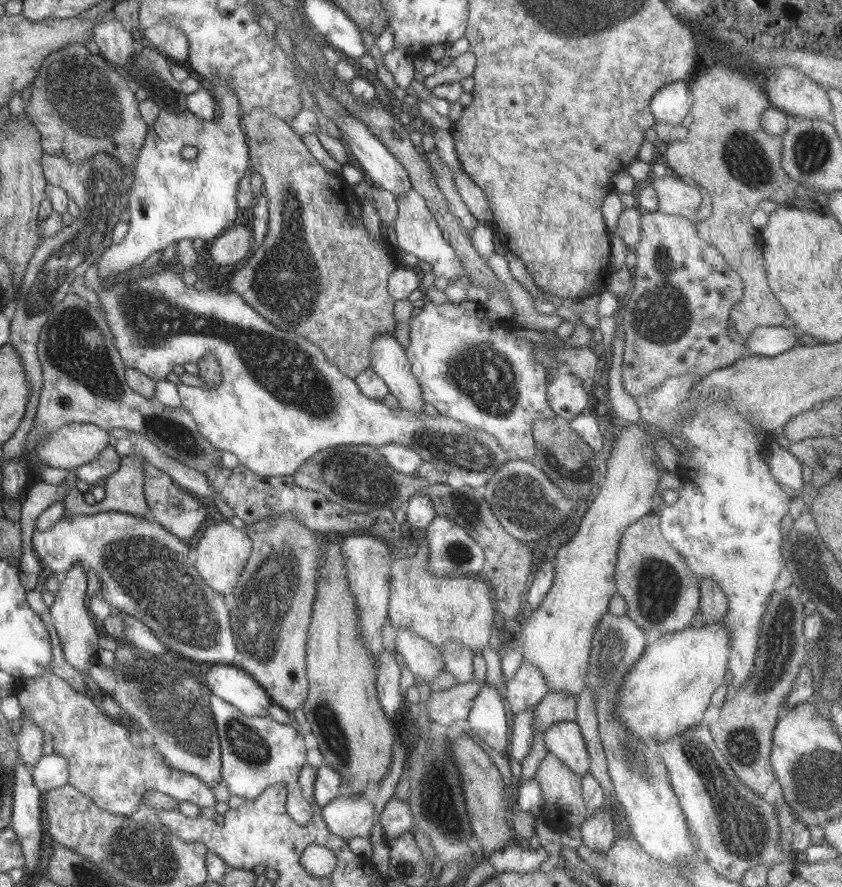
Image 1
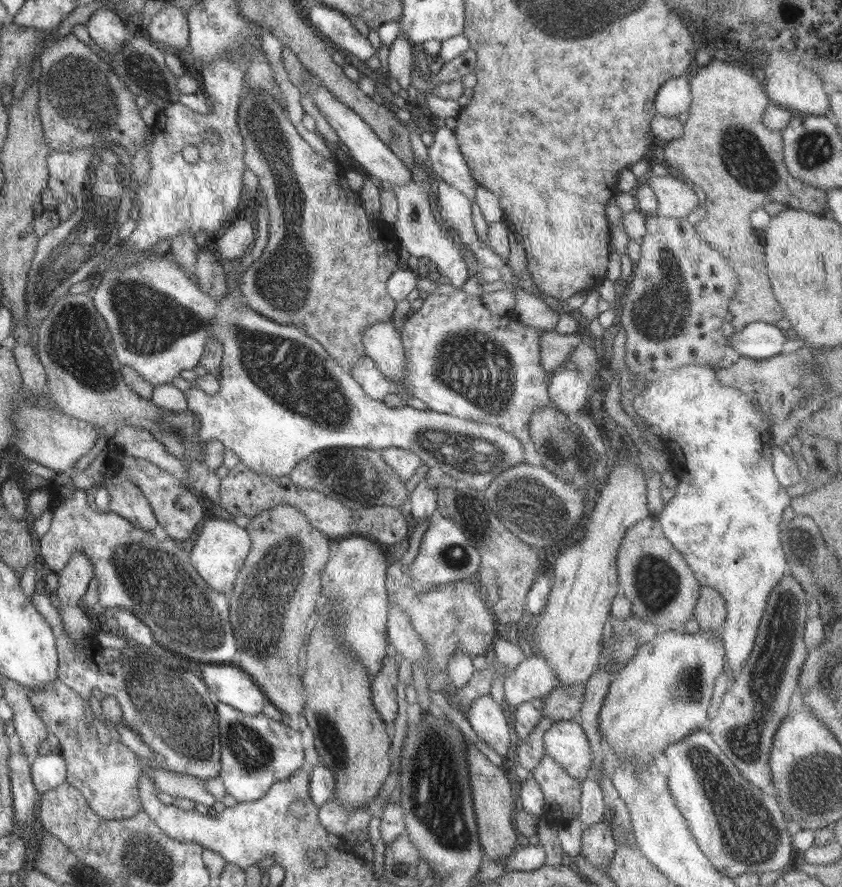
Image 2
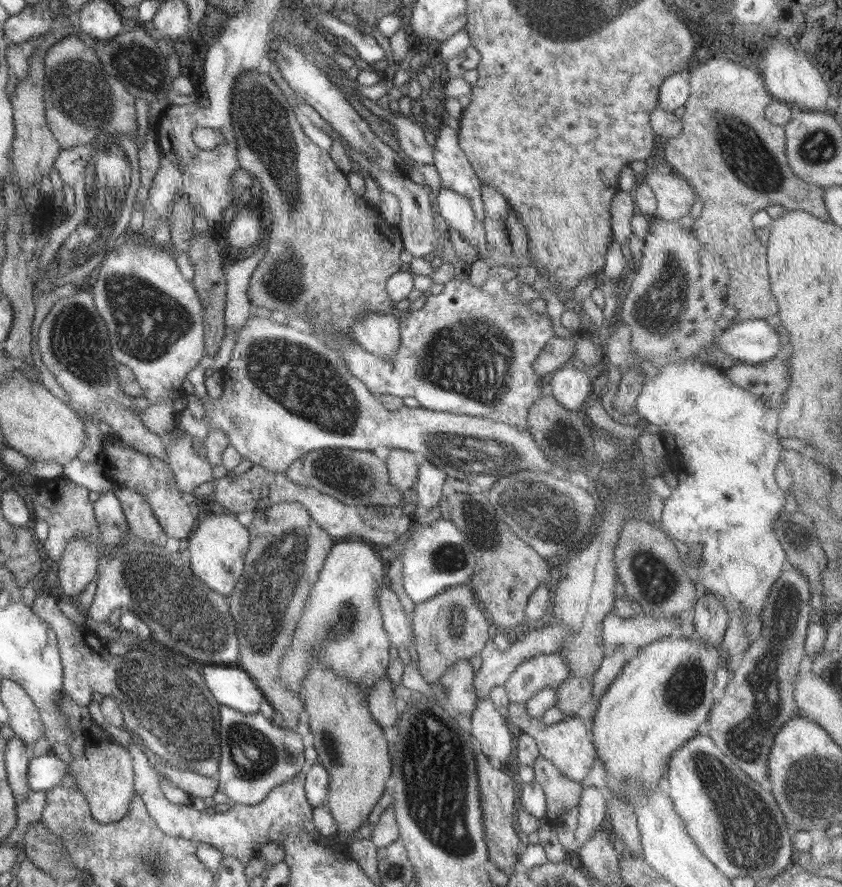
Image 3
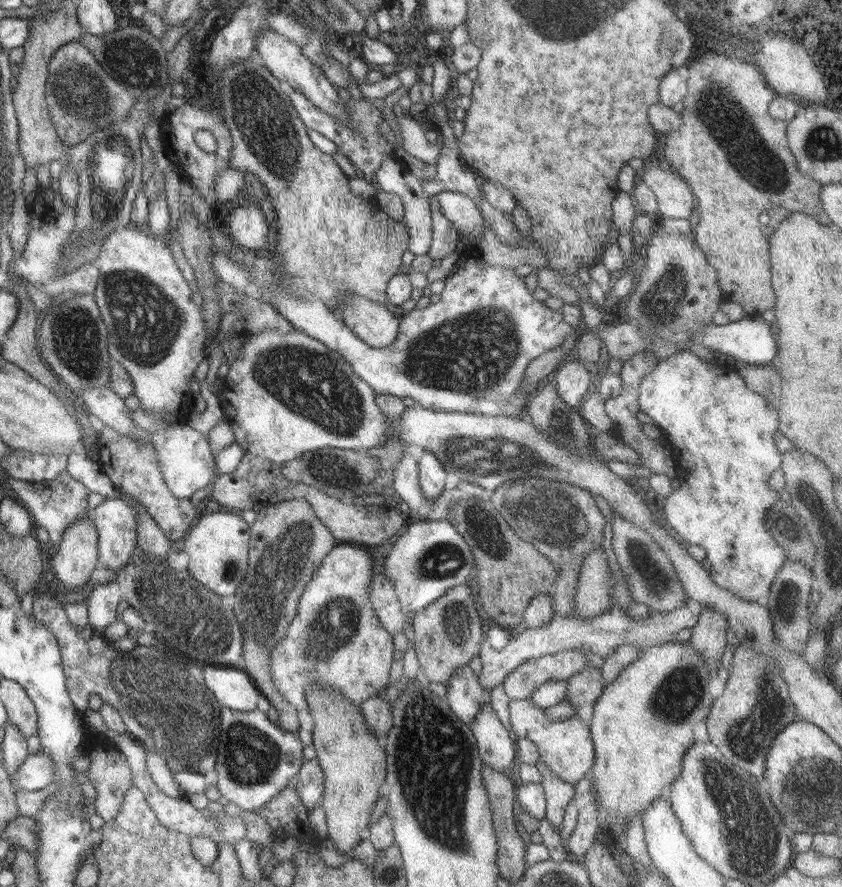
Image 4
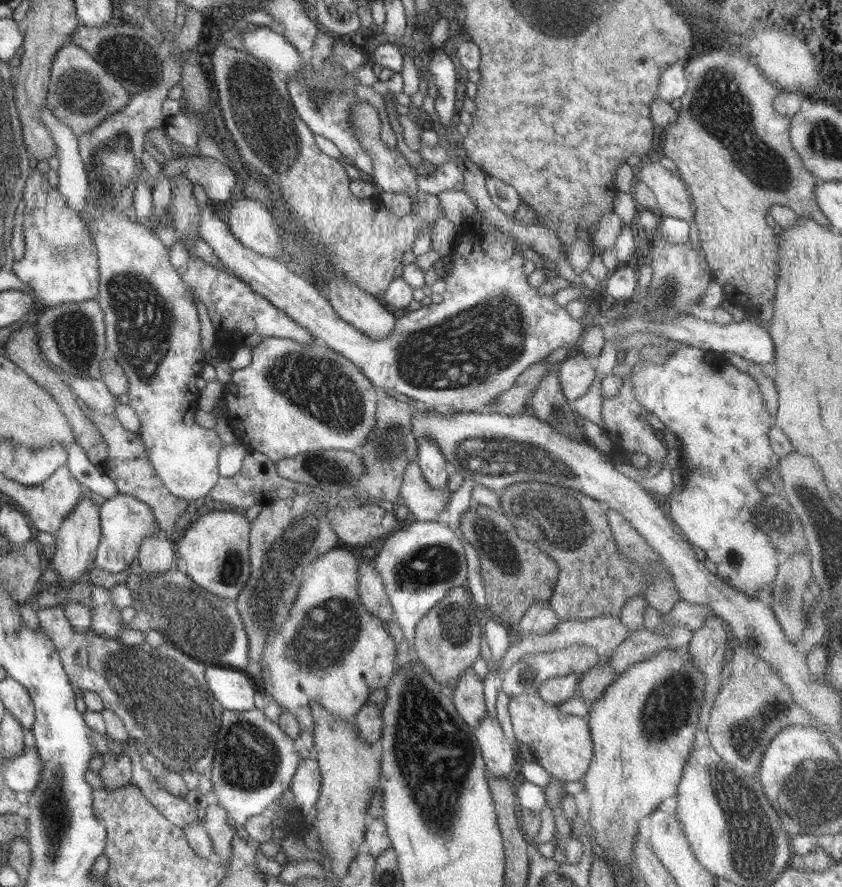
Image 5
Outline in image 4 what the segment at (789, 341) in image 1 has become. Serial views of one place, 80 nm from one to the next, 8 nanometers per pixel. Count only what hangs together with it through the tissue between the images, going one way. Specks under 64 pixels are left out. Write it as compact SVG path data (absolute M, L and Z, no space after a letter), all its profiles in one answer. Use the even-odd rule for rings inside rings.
M747 315L742 320L730 321L724 326L716 326L713 323L703 326L701 330L693 334L693 337L700 344L708 346L712 352L723 352L733 356L736 361L751 365L768 365L773 362L779 349L771 327L772 325L760 315Z

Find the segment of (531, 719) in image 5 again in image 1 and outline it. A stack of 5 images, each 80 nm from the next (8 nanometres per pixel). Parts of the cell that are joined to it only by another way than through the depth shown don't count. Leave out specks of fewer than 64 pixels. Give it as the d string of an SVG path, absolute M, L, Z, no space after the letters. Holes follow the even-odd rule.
M575 720L553 724L545 730L543 737L549 752L556 755L573 773L580 776L588 774L592 758Z

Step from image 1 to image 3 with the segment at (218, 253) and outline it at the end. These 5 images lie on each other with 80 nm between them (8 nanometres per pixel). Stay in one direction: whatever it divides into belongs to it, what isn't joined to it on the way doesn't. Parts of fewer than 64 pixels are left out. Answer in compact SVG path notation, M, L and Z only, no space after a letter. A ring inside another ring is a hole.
M240 210L236 213L236 218L227 220L228 226L228 244L230 244L231 255L236 255L242 248L252 246L256 242L261 242L262 236L260 230L260 222L256 218L256 214L252 214L250 210Z

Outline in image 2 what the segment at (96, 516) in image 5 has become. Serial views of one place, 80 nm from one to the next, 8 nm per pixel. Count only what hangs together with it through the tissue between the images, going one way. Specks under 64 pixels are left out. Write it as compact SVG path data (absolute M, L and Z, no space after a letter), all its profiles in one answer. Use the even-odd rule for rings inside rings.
M77 552L58 575L56 594L65 632L73 642L91 638L92 622L86 616L86 609L80 599L86 594L90 580L95 577L91 560L83 552Z

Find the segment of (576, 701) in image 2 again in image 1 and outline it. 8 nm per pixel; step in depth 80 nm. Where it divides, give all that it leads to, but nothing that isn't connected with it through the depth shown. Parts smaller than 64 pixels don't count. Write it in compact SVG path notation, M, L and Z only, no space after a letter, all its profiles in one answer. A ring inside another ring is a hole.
M548 692L535 705L531 727L535 732L544 733L553 724L574 721L578 696L565 692Z

